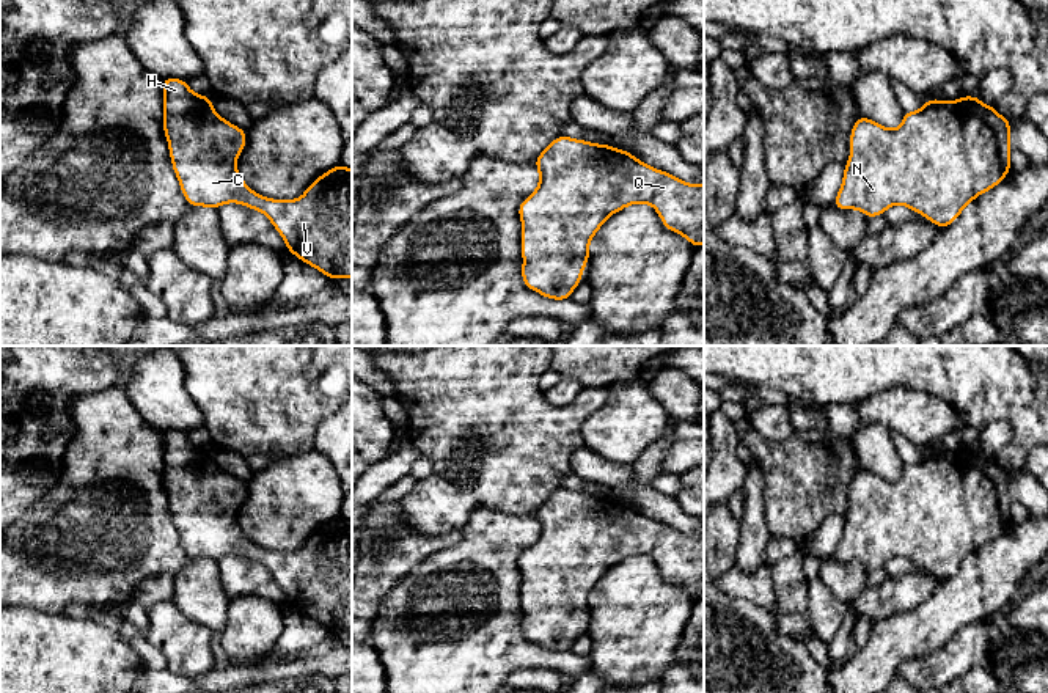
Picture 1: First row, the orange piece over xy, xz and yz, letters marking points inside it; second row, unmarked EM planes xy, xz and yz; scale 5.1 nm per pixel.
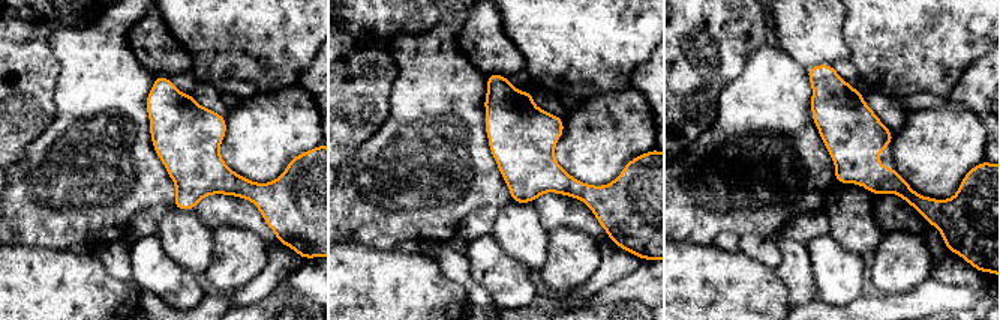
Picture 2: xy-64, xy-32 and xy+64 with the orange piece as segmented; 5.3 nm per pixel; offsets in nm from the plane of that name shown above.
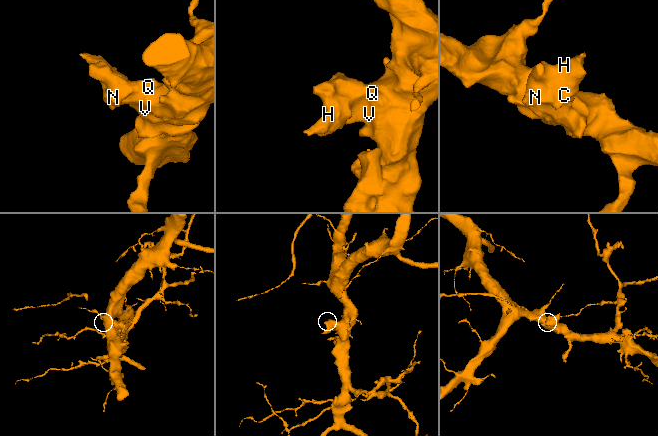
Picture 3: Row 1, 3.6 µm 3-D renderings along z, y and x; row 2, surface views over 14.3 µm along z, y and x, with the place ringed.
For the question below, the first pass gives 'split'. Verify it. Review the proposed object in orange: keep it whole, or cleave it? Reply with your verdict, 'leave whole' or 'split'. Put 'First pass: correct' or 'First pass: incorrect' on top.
First pass: incorrect
leave whole

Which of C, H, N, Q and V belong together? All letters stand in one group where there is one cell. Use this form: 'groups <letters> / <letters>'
groups C H N Q V

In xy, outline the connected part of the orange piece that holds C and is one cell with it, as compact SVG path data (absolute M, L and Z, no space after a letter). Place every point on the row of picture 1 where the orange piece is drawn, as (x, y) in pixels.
M178 77L162 79L163 85L163 134L173 171L181 184L181 192L189 206L218 209L228 203L262 212L283 237L291 255L325 273L328 280L352 278L352 168L341 163L314 179L299 200L273 200L253 192L237 173L237 156L247 145L247 132L223 119L212 107L211 96L195 94L185 80Z

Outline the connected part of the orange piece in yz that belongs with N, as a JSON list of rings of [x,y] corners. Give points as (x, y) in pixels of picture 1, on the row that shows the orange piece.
[[[962,96],[951,102],[927,99],[918,112],[903,113],[899,129],[886,129],[866,116],[858,116],[850,132],[850,157],[833,206],[839,211],[859,209],[870,220],[883,215],[891,206],[902,204],[940,229],[946,228],[958,218],[966,204],[995,189],[1010,173],[1010,123],[977,96]]]

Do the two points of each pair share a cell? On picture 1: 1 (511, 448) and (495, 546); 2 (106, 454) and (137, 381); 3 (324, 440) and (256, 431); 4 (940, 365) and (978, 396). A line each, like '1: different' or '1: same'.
1: different
2: different
3: different
4: same

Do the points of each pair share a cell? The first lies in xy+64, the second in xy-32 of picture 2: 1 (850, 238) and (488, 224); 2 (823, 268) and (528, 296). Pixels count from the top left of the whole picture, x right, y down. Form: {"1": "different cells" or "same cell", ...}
{"1": "different cells", "2": "same cell"}

